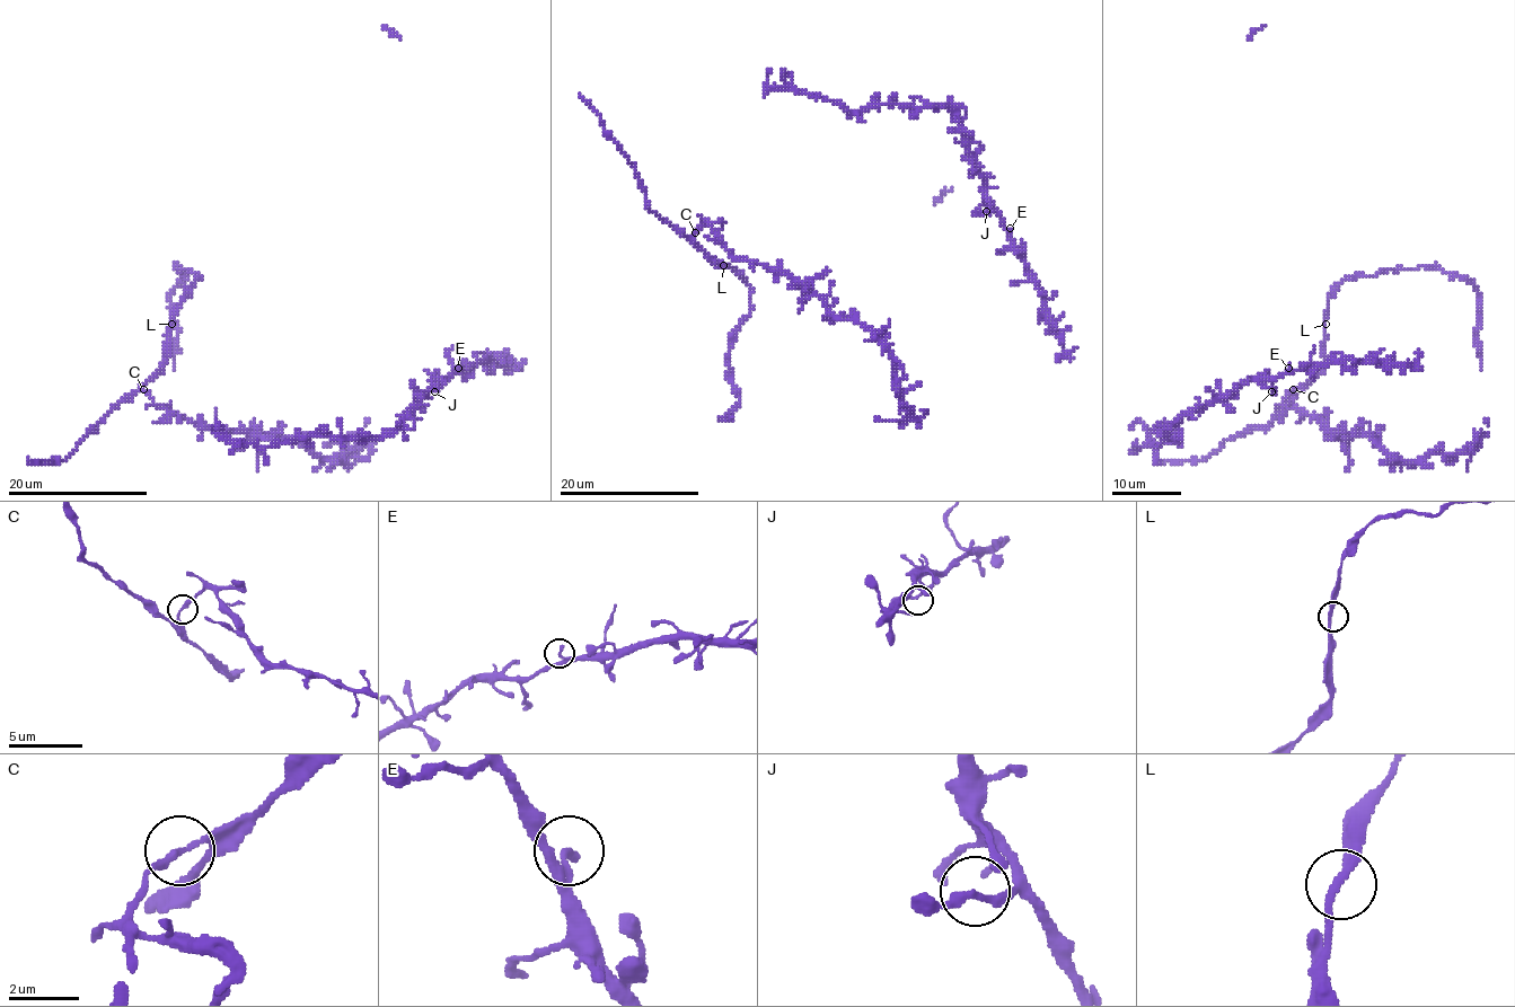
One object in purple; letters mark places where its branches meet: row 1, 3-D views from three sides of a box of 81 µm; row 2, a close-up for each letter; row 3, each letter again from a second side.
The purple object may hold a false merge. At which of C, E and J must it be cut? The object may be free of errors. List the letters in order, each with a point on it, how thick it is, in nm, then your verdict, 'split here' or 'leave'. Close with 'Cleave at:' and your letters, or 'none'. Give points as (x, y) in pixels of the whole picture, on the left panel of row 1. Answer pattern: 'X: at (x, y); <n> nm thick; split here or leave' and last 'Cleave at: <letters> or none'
C: at (143, 389); 200 nm thick; split here
E: at (458, 368); 240 nm thick; leave
J: at (434, 391); 200 nm thick; leave
Cleave at: C

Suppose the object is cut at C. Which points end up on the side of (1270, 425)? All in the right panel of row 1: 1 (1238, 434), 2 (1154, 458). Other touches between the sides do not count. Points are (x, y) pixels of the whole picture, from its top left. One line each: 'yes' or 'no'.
1: yes
2: no

